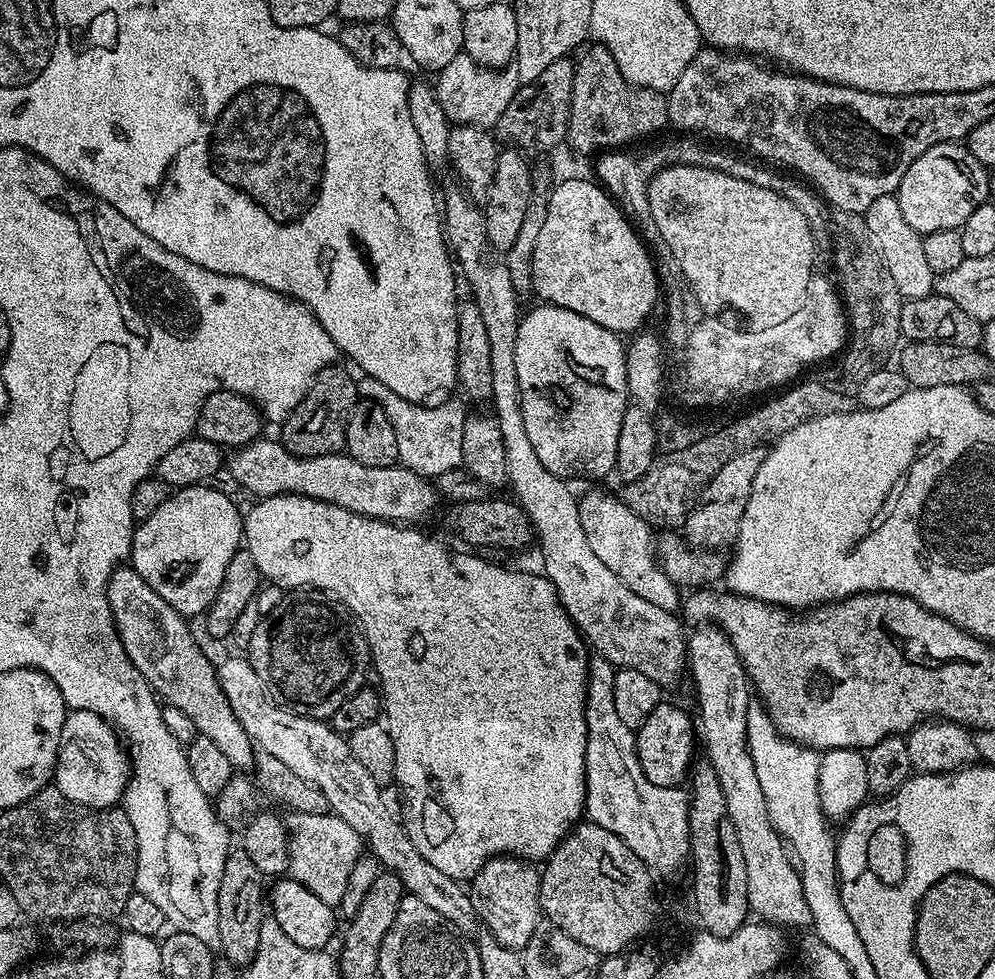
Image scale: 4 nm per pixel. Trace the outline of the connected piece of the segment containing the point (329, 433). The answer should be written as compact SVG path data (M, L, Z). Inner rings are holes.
M333 366L317 372L302 402L298 402L296 409L279 425L278 439L286 446L286 450L290 450L290 454L314 458L345 451L346 422L358 399L358 384L355 379L352 381L352 376L346 369L340 367Z

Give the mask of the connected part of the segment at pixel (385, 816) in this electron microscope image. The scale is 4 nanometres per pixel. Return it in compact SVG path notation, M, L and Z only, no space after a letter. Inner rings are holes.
M243 655L228 656L216 664L216 677L230 702L230 708L242 722L242 730L252 740L260 752L274 754L294 774L306 778L322 794L326 794L326 802L331 815L342 818L350 830L359 834L361 841L370 847L371 855L376 856L379 863L404 883L407 895L422 898L426 906L434 906L442 918L446 918L455 926L457 932L472 934L477 931L478 921L476 911L468 897L469 889L450 874L442 874L410 842L408 831L404 828L401 817L388 809L384 801L381 785L370 778L369 772L362 767L362 762L354 758L347 739L341 733L332 729L331 723L315 720L292 711L287 706L281 706L274 699L264 680L258 678L252 663Z

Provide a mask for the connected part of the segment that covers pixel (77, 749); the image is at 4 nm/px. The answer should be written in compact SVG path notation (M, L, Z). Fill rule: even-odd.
M71 709L65 715L62 726L59 754L53 772L54 786L60 789L66 798L78 802L79 805L86 805L87 808L111 808L123 799L129 775L130 760L127 751L111 723L93 711Z

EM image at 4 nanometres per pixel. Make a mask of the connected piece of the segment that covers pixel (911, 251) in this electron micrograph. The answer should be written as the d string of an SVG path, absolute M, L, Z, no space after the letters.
M895 195L878 198L862 215L868 227L868 235L876 245L886 270L890 270L892 284L898 286L900 295L905 300L933 295L937 275L930 270L922 250L923 235L916 232L914 226L910 226L910 222L906 222L906 217L902 214L902 206L898 206Z

